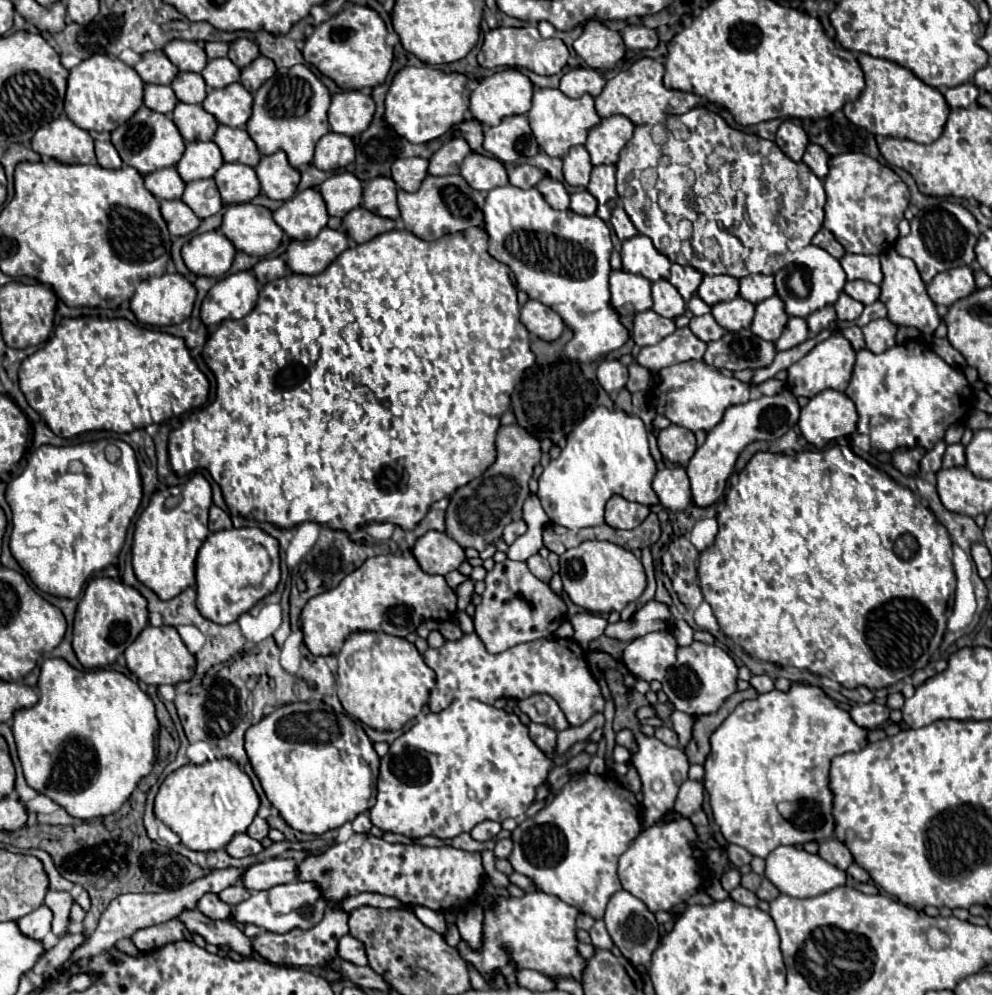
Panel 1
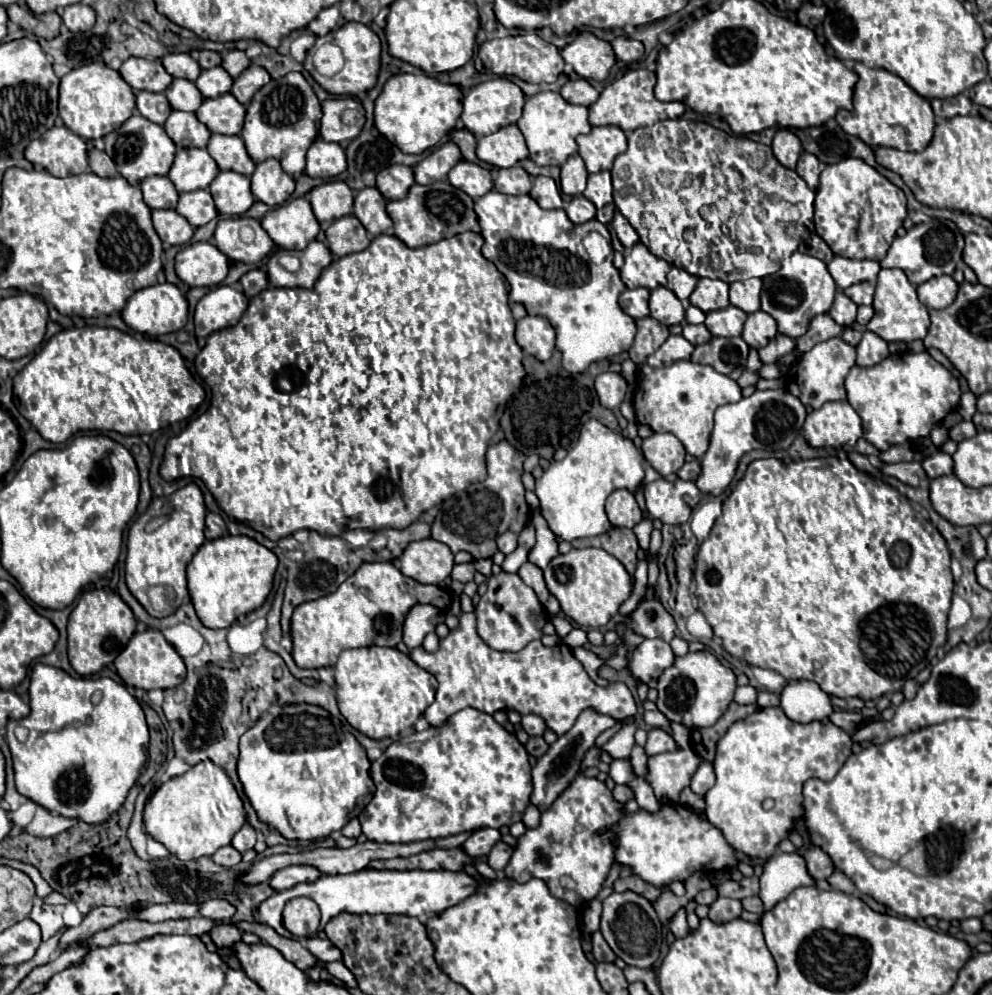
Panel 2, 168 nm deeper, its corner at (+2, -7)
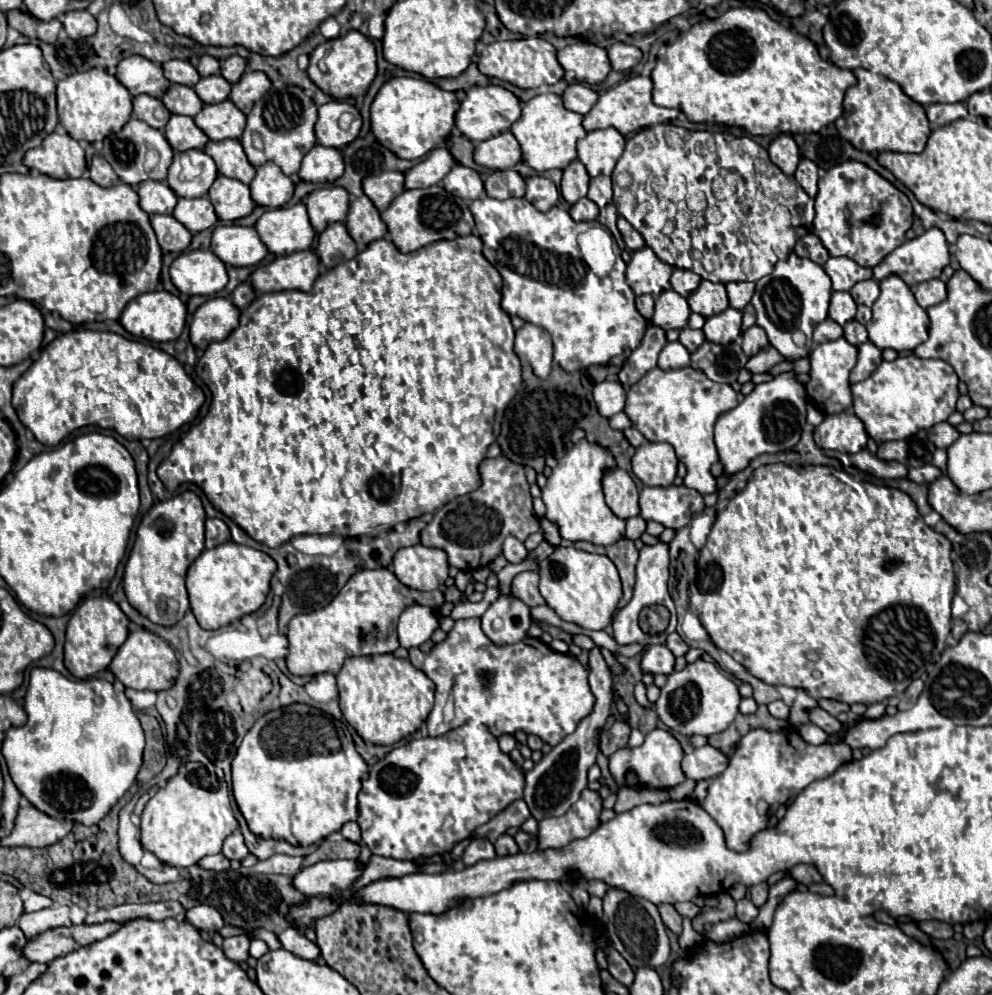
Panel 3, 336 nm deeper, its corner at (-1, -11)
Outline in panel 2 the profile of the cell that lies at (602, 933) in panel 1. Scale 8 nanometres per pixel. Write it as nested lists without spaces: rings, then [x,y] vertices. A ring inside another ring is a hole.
[[[593,932],[593,956],[597,962],[615,962],[615,954],[611,952],[611,948],[607,946],[607,942],[603,940],[601,932]]]

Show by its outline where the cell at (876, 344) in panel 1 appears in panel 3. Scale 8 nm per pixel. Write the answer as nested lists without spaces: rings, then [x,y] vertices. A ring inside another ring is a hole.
[[[864,342],[858,346],[858,362],[850,372],[850,384],[856,384],[860,380],[866,380],[866,376],[870,376],[878,364],[882,362],[882,350],[876,348],[872,342]]]

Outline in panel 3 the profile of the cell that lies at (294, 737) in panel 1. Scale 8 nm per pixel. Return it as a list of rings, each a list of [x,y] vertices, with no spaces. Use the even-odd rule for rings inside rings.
[[[290,704],[260,716],[244,736],[232,760],[232,792],[254,836],[262,836],[264,840],[280,838],[294,846],[310,846],[338,832],[346,820],[354,818],[358,806],[356,796],[366,772],[368,766],[356,752],[352,734],[344,724],[342,730],[338,730],[330,714],[308,704]]]

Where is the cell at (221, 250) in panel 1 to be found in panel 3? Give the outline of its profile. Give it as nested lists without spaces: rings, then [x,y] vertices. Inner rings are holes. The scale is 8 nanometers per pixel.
[[[190,250],[172,262],[170,280],[182,294],[212,296],[226,286],[228,274],[224,262],[214,252]]]

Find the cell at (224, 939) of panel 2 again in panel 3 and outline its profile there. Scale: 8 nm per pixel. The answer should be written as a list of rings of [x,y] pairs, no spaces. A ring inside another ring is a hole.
[[[238,934],[238,936],[224,938],[222,950],[224,950],[224,956],[232,962],[246,962],[248,960],[248,946],[250,946],[250,938],[246,934]]]

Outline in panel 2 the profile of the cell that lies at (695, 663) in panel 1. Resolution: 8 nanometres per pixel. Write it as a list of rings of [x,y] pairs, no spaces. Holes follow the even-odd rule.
[[[689,652],[675,658],[673,666],[667,668],[657,684],[659,700],[657,708],[669,720],[681,722],[687,728],[703,728],[715,724],[727,710],[737,688],[737,676],[731,668],[723,666],[711,652]]]

